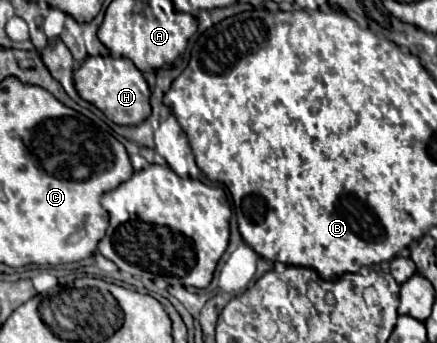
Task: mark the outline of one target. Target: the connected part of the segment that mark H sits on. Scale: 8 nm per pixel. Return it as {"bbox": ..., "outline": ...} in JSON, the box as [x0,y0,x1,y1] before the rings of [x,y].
{"bbox":[74,57,150,125],"outline":[[[86,57],[78,71],[74,71],[74,85],[78,95],[96,105],[116,125],[138,125],[150,115],[150,89],[142,73],[130,59],[124,57]]]}

